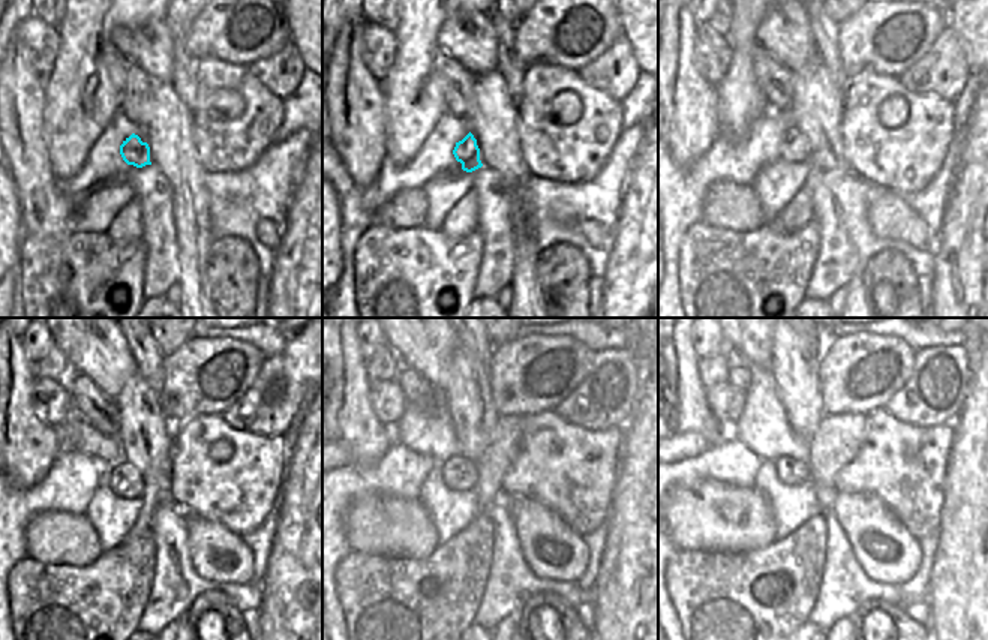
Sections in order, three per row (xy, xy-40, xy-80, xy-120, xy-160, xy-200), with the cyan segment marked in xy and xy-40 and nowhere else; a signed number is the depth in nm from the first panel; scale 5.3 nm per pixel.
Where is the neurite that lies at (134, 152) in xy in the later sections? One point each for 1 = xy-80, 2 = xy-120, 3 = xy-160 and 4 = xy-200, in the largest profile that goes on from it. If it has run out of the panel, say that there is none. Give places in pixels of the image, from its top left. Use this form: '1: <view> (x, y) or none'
1: xy-80 (795, 147)
2: xy-120 (125, 480)
3: xy-160 (459, 474)
4: xy-200 (789, 471)

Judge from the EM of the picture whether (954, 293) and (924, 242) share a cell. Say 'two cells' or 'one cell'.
two cells

